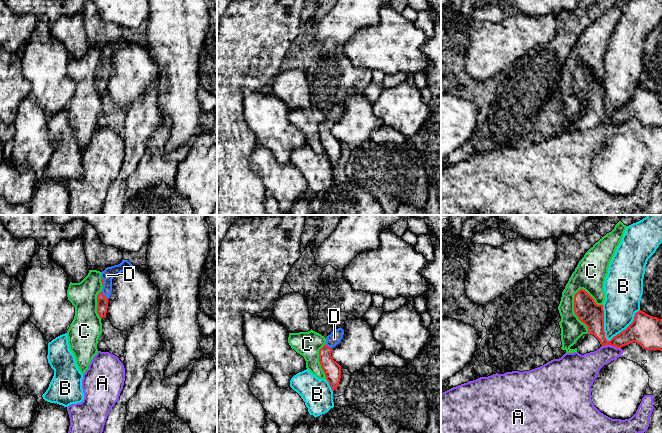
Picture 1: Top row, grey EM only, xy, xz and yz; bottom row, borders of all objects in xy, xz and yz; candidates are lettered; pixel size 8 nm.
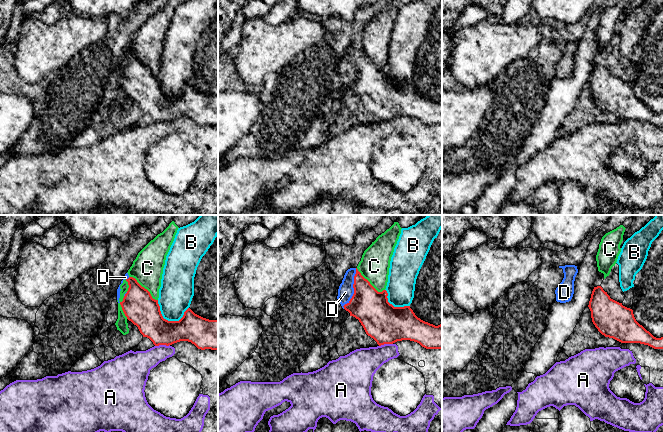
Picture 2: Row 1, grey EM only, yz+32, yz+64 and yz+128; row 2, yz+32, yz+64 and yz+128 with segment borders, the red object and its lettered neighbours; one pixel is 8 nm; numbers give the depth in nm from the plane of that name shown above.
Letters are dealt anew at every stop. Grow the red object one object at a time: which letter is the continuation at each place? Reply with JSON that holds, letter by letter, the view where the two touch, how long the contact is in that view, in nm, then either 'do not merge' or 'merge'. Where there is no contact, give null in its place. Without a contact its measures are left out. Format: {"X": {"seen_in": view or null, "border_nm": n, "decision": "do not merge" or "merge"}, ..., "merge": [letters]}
{"A": {"seen_in": "yz", "border_nm": 150, "decision": "do not merge"}, "B": {"seen_in": "yz", "border_nm": 380, "decision": "do not merge"}, "C": {"seen_in": "yz", "border_nm": 380, "decision": "do not merge"}, "D": {"seen_in": "xy", "border_nm": 90, "decision": "merge"}, "merge": ["D"]}

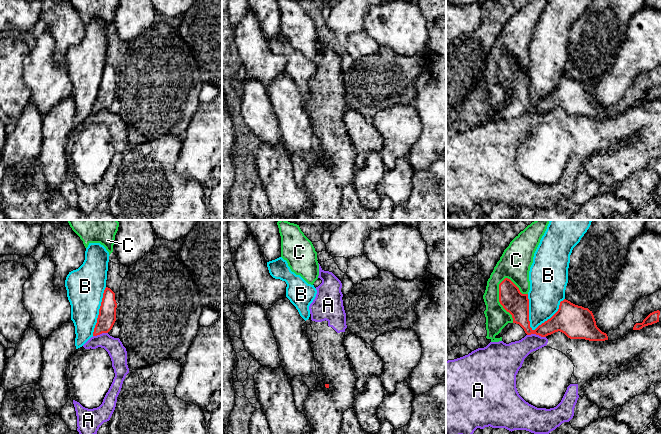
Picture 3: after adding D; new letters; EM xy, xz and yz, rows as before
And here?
{"A": {"seen_in": "yz", "border_nm": 150, "decision": "do not merge"}, "B": {"seen_in": "yz", "border_nm": 380, "decision": "do not merge"}, "C": {"seen_in": "yz", "border_nm": 380, "decision": "do not merge"}, "merge": []}

